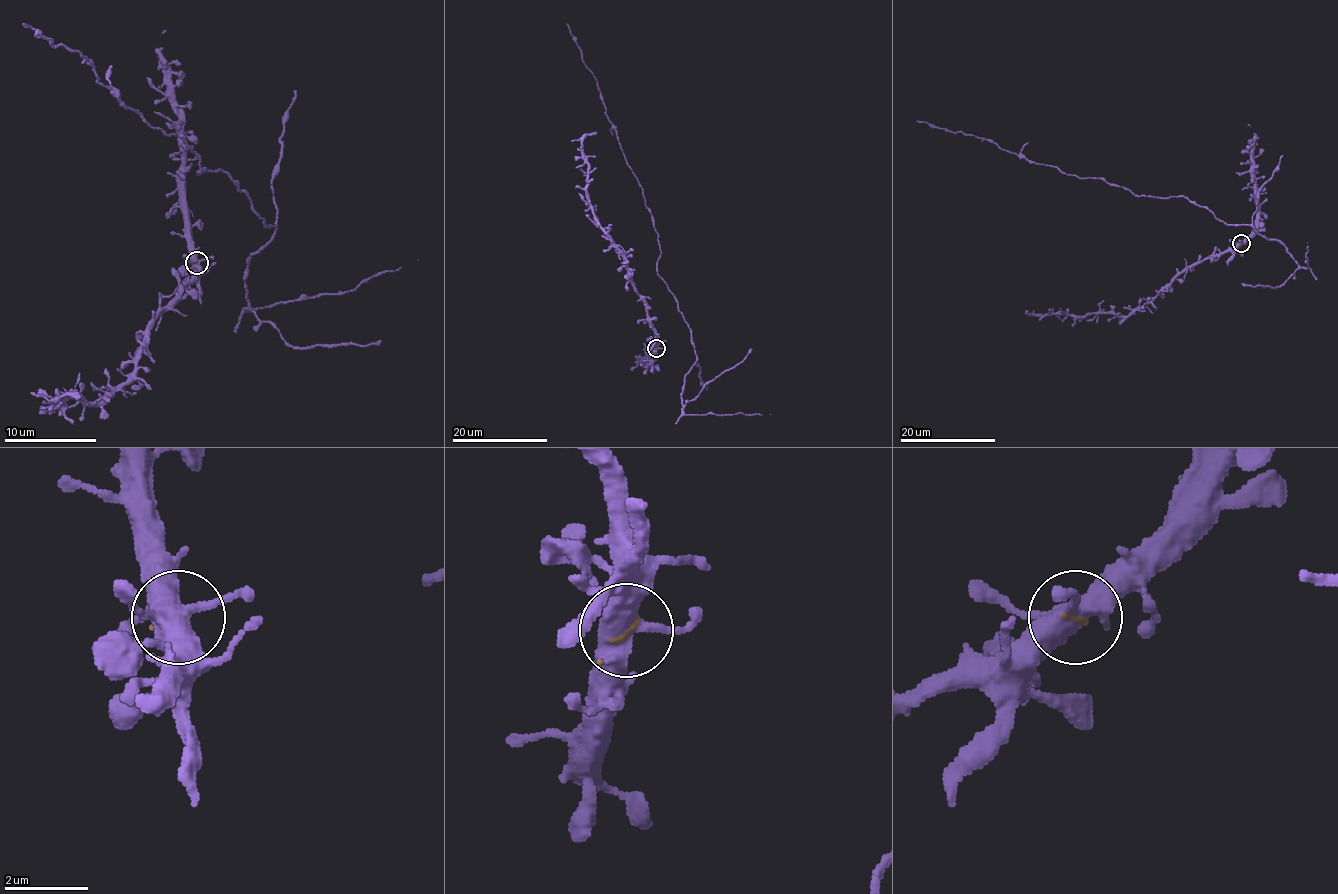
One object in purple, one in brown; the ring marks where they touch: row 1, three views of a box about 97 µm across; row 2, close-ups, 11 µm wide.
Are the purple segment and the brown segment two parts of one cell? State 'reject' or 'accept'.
accept

